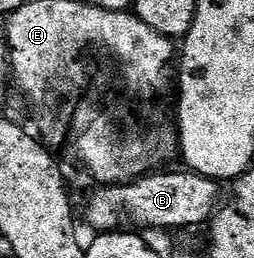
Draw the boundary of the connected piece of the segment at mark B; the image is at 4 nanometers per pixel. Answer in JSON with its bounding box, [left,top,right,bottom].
[85,169,222,232]

